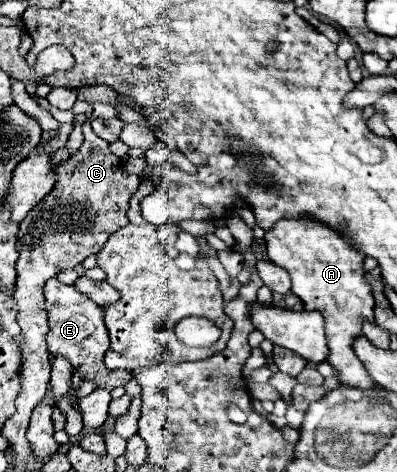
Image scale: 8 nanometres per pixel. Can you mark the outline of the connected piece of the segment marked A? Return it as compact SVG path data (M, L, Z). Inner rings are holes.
M279 220L273 230L265 234L267 256L281 268L285 268L293 282L293 294L297 294L305 310L319 310L325 316L325 330L329 336L329 358L337 372L337 378L343 386L369 390L375 388L373 380L369 380L369 372L361 360L357 360L353 352L353 340L363 336L363 322L373 322L375 300L371 286L365 280L363 270L363 254L357 252L347 240L337 236L329 226L317 224L315 220Z

